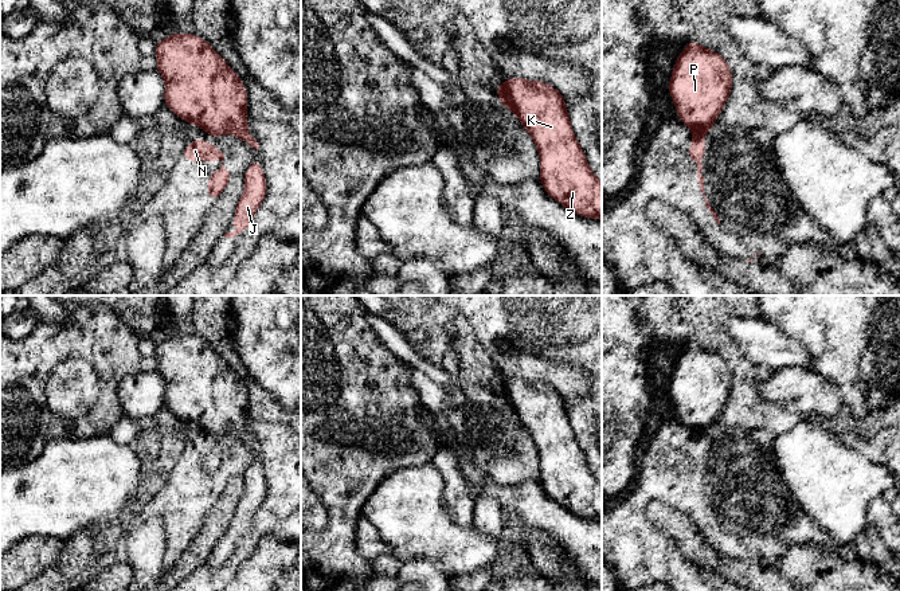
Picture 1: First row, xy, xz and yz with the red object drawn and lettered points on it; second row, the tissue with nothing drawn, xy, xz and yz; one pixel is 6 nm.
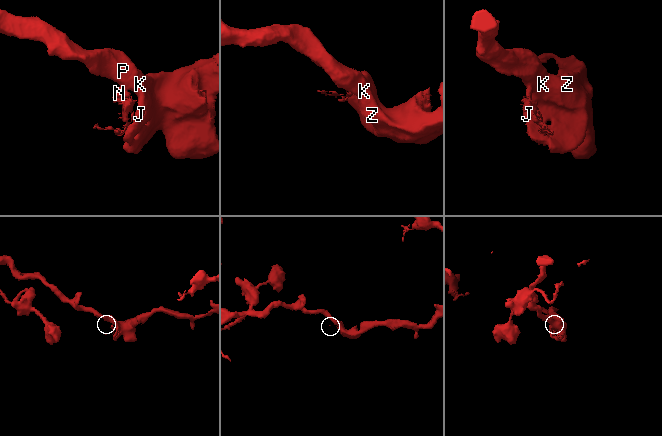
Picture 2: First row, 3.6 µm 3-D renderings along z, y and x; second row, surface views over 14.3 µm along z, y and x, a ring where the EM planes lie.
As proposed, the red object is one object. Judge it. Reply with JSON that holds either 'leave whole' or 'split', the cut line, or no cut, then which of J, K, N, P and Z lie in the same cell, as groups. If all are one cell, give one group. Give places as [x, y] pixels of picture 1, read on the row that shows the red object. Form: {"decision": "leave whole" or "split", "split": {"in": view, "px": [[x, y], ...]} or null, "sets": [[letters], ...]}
{"decision": "split", "split": {"in": "yz", "px": [[691, 126], [707, 130]]}, "sets": [["J", "K", "P", "Z"], ["N"]]}

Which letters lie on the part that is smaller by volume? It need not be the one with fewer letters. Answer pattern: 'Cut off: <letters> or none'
Cut off: N

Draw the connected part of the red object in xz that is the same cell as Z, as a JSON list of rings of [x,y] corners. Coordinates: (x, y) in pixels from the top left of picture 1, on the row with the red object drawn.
[[[512,77],[496,86],[500,103],[512,110],[533,138],[540,156],[540,183],[545,192],[583,218],[602,220],[602,183],[588,167],[583,148],[575,138],[566,99],[551,85]]]

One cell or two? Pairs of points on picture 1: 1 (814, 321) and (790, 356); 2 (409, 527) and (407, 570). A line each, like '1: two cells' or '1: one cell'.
1: two cells
2: two cells

